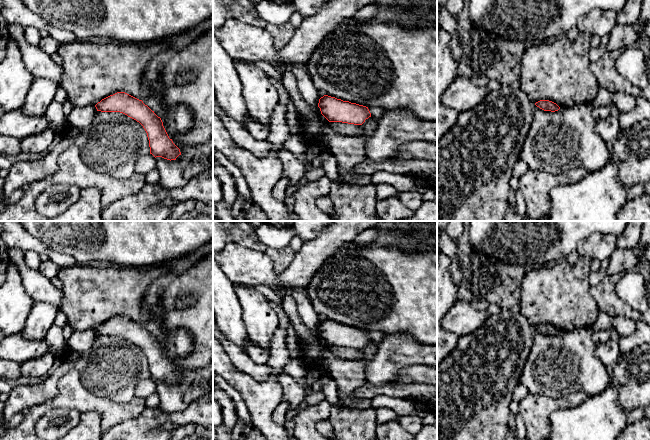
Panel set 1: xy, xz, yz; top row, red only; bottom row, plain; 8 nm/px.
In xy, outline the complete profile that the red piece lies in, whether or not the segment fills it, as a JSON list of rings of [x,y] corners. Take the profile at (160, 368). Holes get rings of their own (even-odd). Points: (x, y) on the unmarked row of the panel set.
[[[125,316],[110,319],[95,329],[97,335],[120,336],[139,346],[147,357],[150,378],[155,382],[176,384],[180,373],[169,362],[160,341],[147,329]]]

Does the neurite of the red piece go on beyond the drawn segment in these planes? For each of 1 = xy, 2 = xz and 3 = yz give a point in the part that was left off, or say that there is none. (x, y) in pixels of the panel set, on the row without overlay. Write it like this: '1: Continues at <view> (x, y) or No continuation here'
1: No continuation here
2: No continuation here
3: No continuation here

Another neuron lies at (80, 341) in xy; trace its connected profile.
[[[94,329],[74,331],[68,339],[67,345],[70,351],[81,354],[88,351],[93,346],[96,337],[97,333]]]

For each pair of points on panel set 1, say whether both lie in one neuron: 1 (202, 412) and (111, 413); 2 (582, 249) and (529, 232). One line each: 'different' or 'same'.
1: different
2: different

